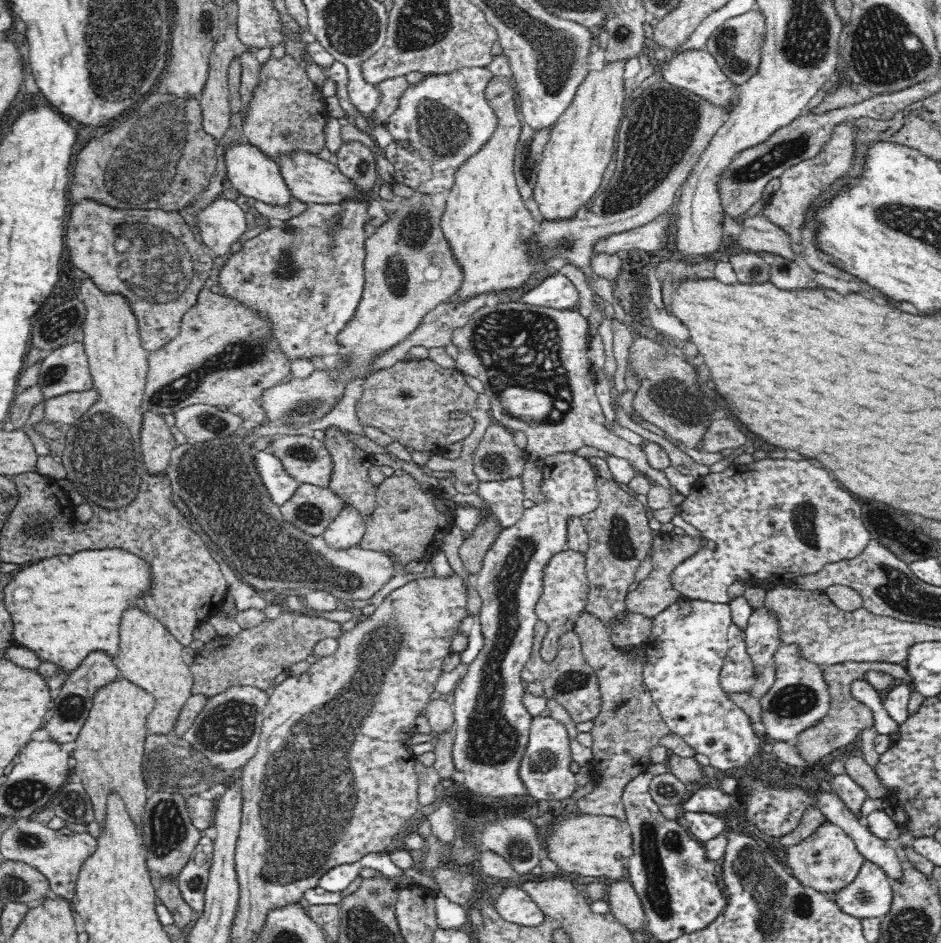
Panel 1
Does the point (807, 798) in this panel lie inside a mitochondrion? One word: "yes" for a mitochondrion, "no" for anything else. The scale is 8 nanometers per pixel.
no

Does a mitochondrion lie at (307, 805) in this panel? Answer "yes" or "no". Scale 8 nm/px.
yes

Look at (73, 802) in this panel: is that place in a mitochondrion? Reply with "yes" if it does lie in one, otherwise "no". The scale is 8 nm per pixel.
yes

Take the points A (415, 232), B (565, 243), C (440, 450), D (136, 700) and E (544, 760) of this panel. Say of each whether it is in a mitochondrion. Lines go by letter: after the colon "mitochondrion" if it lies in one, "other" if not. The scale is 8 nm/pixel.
A: mitochondrion
B: mitochondrion
C: other
D: other
E: mitochondrion

